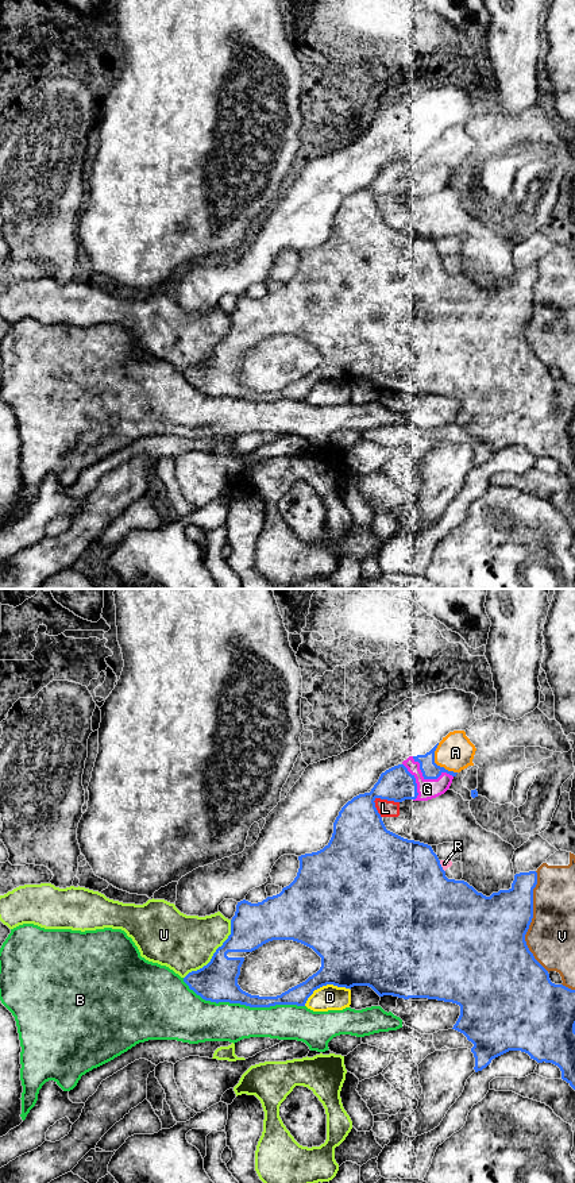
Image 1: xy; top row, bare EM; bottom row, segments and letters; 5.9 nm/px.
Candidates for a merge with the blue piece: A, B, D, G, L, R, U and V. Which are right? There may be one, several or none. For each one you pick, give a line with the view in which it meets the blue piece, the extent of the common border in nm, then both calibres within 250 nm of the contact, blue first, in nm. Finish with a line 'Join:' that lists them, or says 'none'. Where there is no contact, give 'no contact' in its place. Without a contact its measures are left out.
Join: none

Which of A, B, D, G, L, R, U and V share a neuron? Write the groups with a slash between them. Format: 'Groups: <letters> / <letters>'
Groups: A D / B / G R / L / U / V

